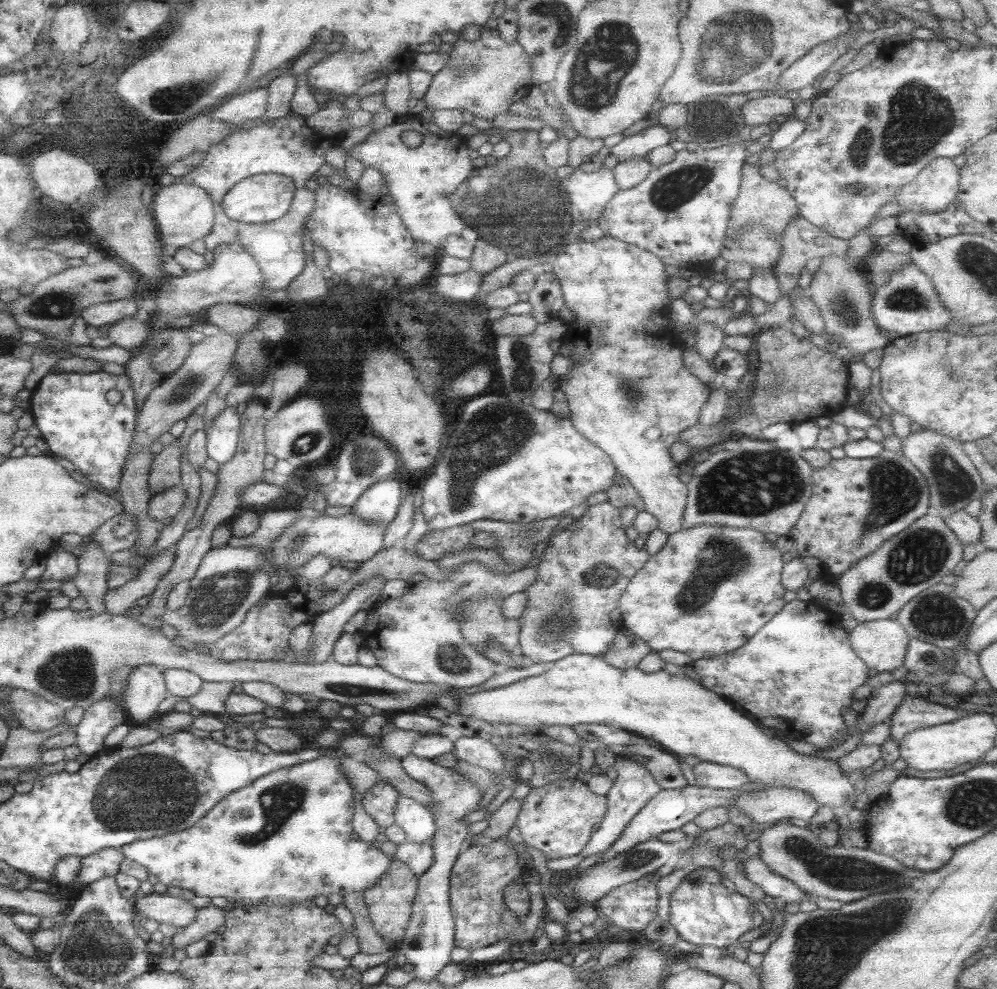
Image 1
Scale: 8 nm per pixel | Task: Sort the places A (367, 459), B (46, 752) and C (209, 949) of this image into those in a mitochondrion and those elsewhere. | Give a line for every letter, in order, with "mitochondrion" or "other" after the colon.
A: mitochondrion
B: other
C: other

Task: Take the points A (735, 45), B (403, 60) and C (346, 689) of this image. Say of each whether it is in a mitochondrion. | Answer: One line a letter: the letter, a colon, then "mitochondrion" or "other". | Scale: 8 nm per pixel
A: mitochondrion
B: other
C: mitochondrion

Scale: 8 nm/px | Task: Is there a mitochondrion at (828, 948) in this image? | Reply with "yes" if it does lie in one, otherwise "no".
yes

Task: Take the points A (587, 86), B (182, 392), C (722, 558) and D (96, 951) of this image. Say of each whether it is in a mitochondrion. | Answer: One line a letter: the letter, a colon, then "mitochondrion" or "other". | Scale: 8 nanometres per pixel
A: mitochondrion
B: mitochondrion
C: mitochondrion
D: mitochondrion

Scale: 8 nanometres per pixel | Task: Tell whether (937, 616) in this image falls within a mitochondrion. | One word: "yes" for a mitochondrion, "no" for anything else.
yes

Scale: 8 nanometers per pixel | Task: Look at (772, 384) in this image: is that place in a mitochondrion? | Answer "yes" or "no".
yes

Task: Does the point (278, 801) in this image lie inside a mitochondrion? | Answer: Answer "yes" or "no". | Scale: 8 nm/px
yes

